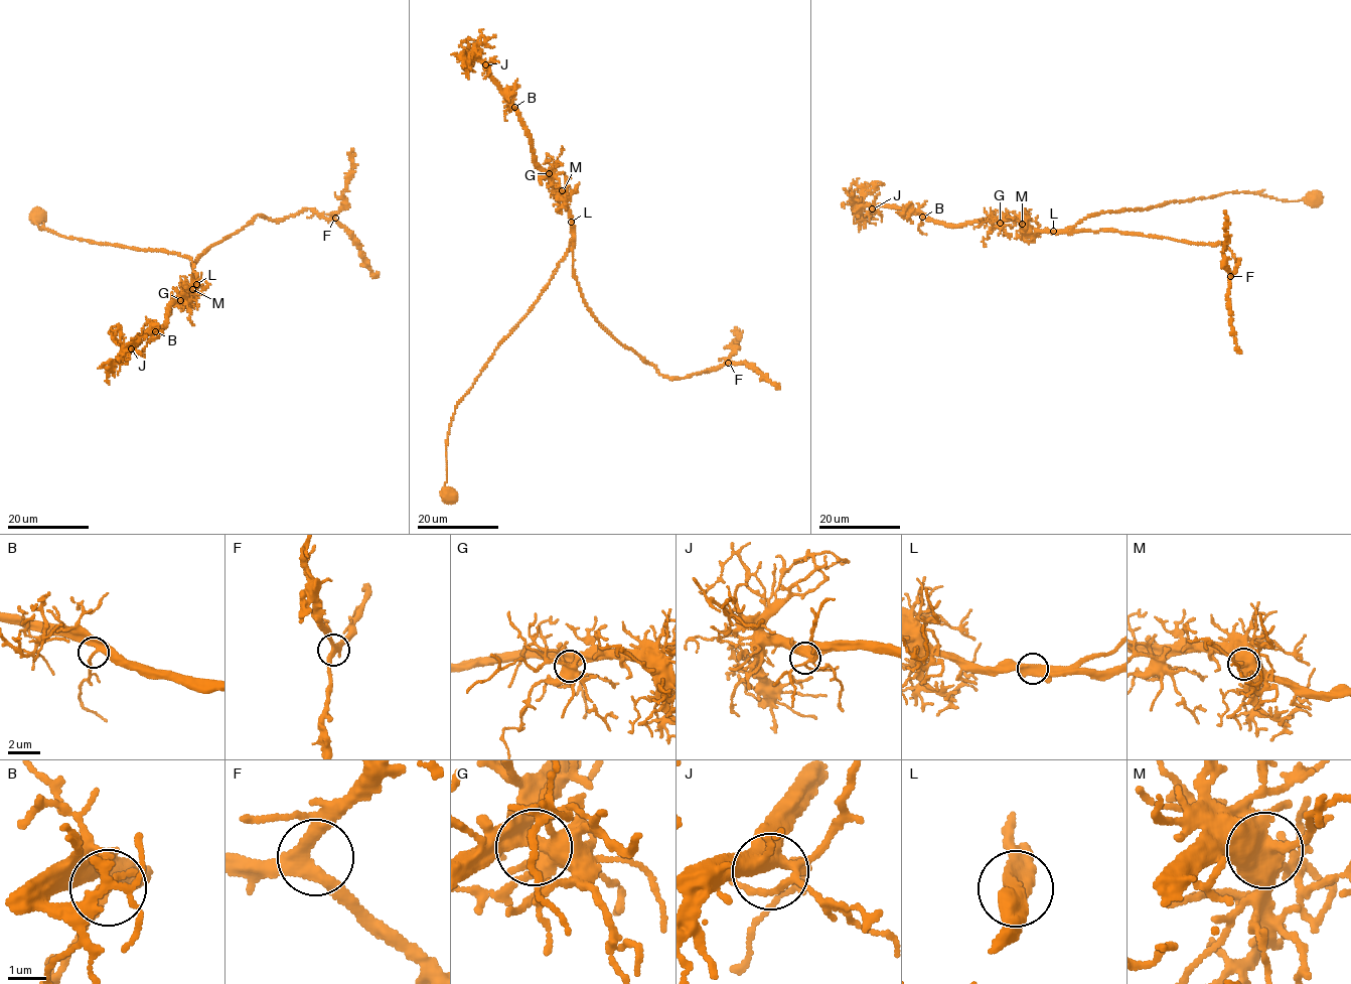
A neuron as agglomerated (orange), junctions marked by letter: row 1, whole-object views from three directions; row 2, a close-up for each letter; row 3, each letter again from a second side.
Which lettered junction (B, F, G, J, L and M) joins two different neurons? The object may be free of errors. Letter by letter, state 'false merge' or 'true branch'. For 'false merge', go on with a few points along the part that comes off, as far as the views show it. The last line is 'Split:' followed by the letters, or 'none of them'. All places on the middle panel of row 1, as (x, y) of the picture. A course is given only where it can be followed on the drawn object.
B: true branch
F: true branch
G: true branch
J: true branch
L: true branch
M: true branch
Split: none of them

